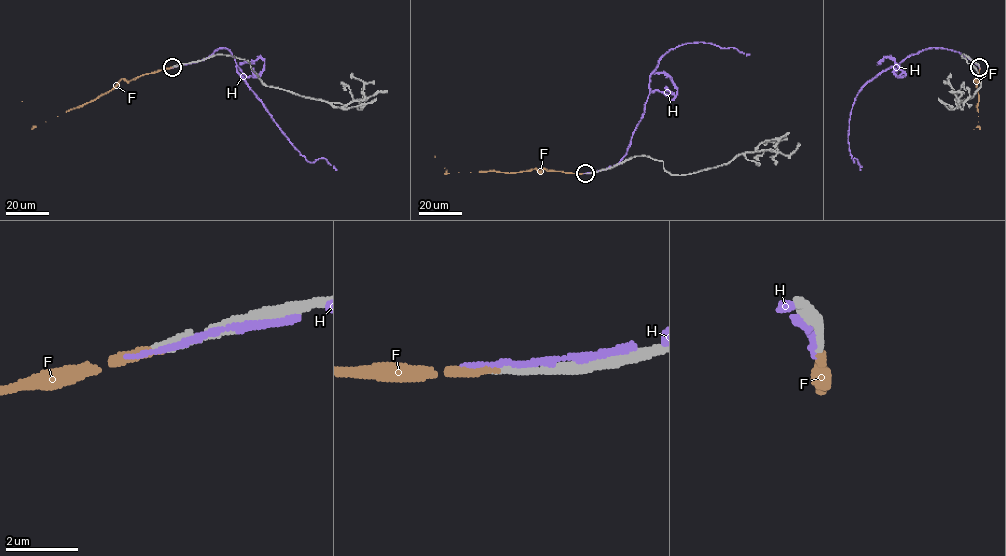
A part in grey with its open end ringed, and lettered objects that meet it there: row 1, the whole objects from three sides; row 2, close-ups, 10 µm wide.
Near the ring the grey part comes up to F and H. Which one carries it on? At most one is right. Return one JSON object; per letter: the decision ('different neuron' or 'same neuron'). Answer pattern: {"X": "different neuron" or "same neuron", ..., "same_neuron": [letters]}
{"F": "same neuron", "H": "different neuron", "same_neuron": ["F"]}

